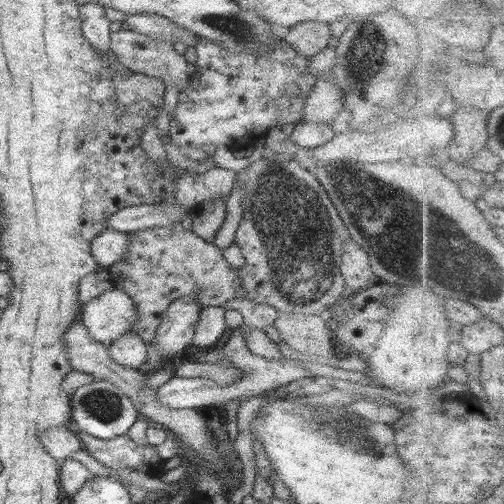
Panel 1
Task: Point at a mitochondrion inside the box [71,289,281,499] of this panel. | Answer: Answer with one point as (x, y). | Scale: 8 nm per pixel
(101, 403)

